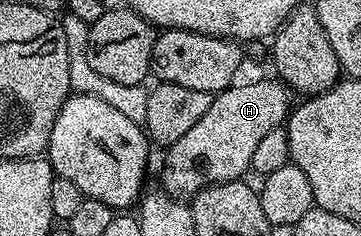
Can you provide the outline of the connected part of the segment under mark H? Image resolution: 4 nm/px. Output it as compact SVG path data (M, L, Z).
M278 78L255 79L252 83L236 82L212 98L205 117L166 148L163 159L163 187L168 196L180 201L190 200L213 183L234 183L251 171L253 152L261 137L272 129L284 126L292 110L292 92Z

